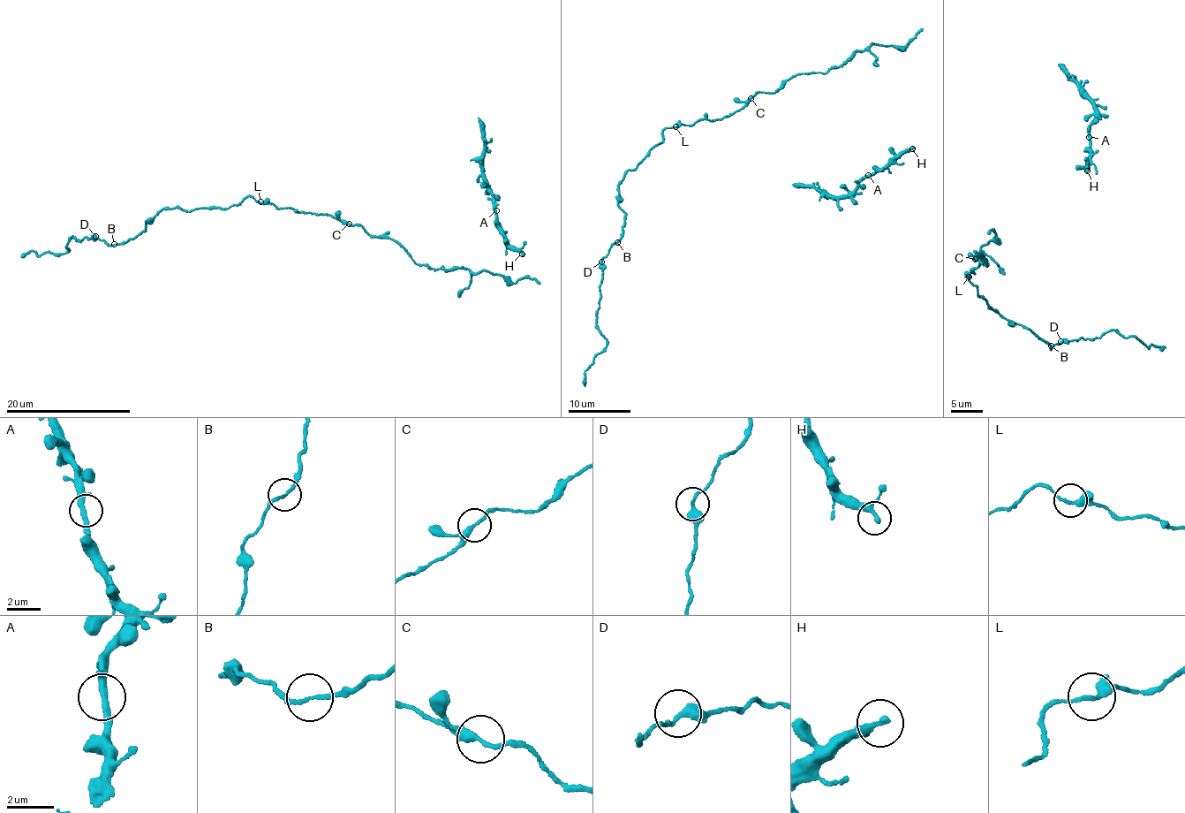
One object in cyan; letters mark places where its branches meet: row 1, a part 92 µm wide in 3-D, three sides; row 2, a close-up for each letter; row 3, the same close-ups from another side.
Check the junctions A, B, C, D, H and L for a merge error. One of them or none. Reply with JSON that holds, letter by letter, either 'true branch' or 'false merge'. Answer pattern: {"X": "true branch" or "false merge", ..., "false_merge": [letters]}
{"A": "true branch", "B": "true branch", "C": "true branch", "D": "true branch", "H": "true branch", "L": "true branch", "false_merge": []}

